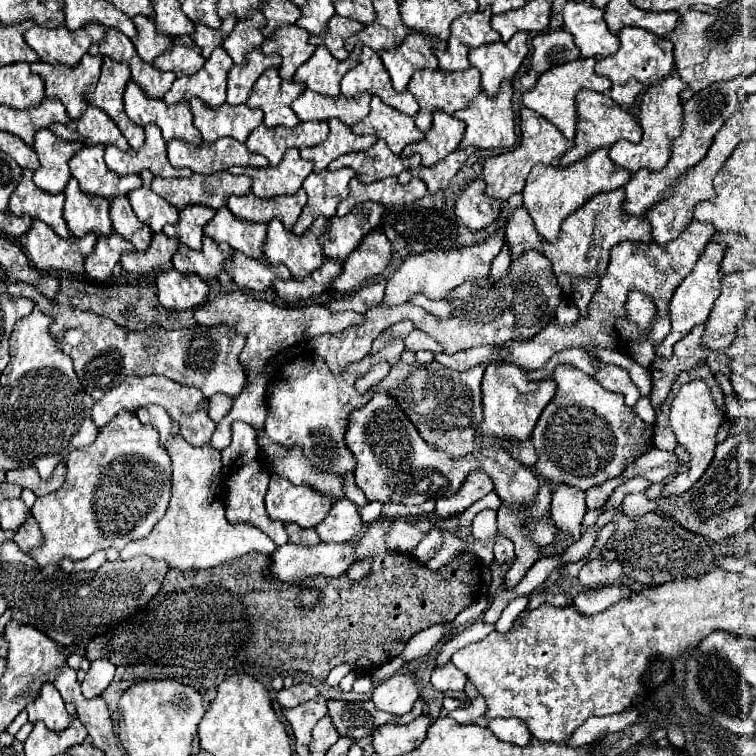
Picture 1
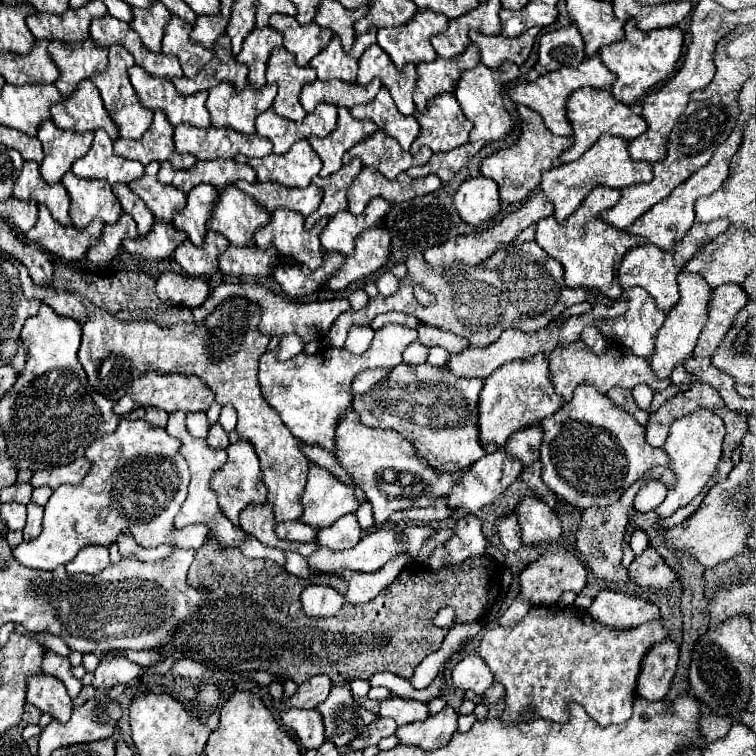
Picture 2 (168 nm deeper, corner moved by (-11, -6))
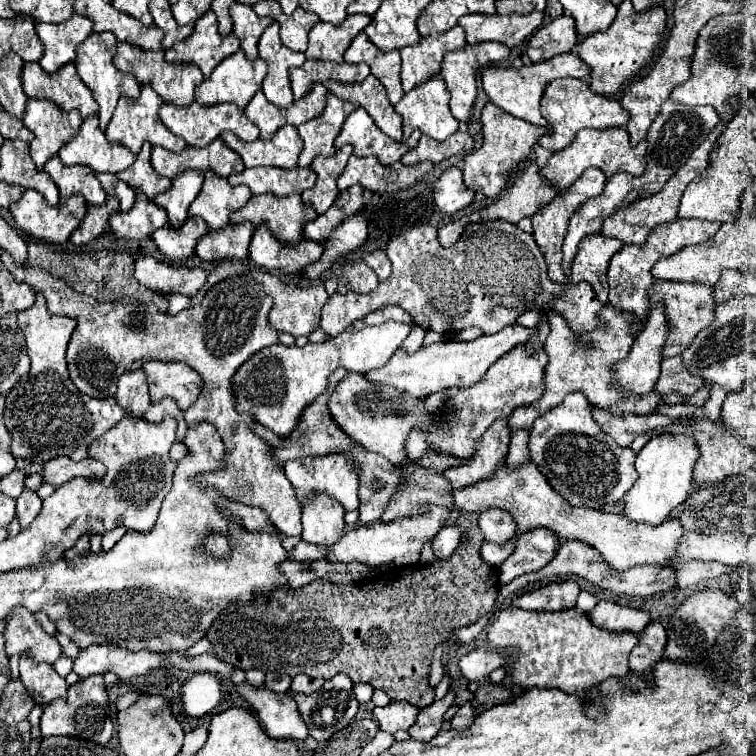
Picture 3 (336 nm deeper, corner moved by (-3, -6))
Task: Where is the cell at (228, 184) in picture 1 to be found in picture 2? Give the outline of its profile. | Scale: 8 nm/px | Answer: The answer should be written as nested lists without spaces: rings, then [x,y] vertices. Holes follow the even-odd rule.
[[[215,159],[215,161],[197,161],[193,169],[173,171],[169,163],[161,165],[159,181],[171,183],[185,195],[191,187],[209,183],[215,189],[225,189],[227,185],[235,185],[235,181],[245,179],[247,183],[255,183],[255,171],[249,165],[237,165],[233,159]]]

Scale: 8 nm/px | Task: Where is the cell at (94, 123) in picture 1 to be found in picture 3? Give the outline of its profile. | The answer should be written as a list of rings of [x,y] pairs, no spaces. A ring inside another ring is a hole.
[[[23,63],[21,81],[27,97],[49,99],[63,111],[79,109],[81,117],[97,113],[97,101],[79,79],[73,63],[63,65],[59,73],[45,73],[39,63]]]

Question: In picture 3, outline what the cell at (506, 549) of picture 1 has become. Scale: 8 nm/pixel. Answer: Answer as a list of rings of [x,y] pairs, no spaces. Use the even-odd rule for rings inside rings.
[[[503,509],[483,511],[481,517],[479,517],[479,527],[485,535],[485,541],[495,543],[495,545],[507,543],[517,531],[517,525],[515,525],[513,517]]]

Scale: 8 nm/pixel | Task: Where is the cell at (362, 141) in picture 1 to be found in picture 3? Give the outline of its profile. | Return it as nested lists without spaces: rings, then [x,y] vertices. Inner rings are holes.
[[[329,91],[327,93],[327,105],[325,105],[323,113],[297,127],[297,131],[303,139],[303,151],[299,153],[297,165],[307,167],[307,165],[311,165],[311,161],[317,155],[331,157],[335,153],[333,141],[339,135],[339,129],[347,117],[347,113],[351,113],[353,109],[357,109],[355,103],[343,101]]]

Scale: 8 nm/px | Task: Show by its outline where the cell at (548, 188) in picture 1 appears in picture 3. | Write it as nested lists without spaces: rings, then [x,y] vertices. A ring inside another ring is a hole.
[[[583,129],[575,135],[575,141],[567,149],[551,155],[541,175],[547,177],[559,191],[565,191],[569,185],[573,185],[575,179],[579,179],[587,167],[597,167],[607,177],[621,173],[621,171],[627,171],[631,175],[641,175],[646,167],[646,151],[647,140],[642,140],[639,147],[631,147],[629,133],[625,133],[625,129],[601,129],[601,131]]]

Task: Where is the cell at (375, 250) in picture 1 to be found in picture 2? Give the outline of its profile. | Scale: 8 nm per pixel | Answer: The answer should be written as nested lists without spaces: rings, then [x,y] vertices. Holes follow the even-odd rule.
[[[373,227],[367,229],[357,241],[355,241],[355,251],[345,257],[343,269],[339,269],[331,279],[329,287],[333,291],[343,291],[351,283],[359,279],[367,279],[385,263],[389,261],[391,255],[391,235],[387,233],[385,227]]]

